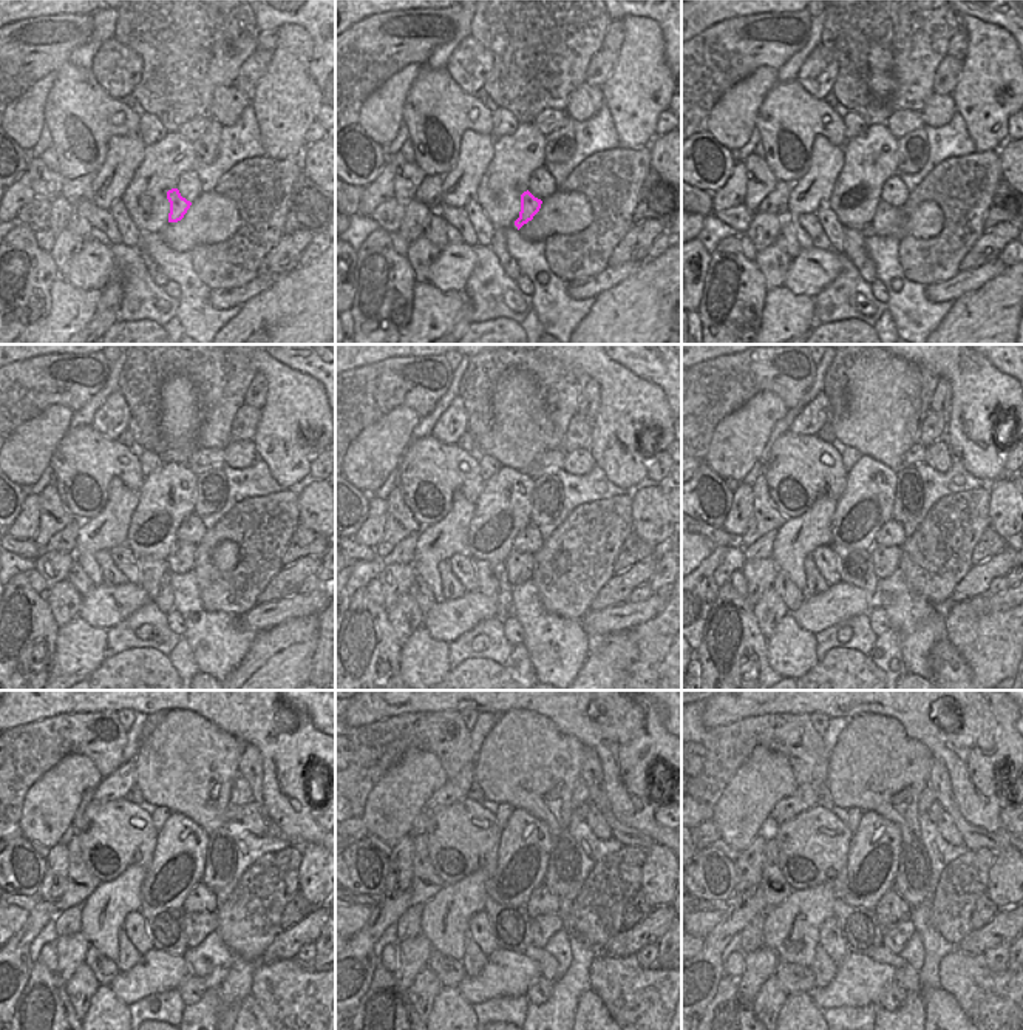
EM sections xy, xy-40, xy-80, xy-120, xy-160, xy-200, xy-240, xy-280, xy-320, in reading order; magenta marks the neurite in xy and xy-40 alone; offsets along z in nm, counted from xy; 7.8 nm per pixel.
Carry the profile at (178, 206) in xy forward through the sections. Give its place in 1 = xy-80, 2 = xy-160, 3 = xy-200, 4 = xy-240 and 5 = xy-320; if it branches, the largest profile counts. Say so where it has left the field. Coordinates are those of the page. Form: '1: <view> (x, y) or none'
1: xy-80 (887, 221)
2: xy-160 (546, 561)
3: xy-200 (898, 567)
4: xy-240 (198, 925)
5: xy-320 (895, 936)

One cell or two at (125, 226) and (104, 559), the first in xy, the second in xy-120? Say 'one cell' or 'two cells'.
two cells

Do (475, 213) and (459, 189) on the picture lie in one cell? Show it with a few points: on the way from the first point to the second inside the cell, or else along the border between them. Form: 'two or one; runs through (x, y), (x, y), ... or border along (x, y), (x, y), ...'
two; border along (473, 199), (462, 207)

